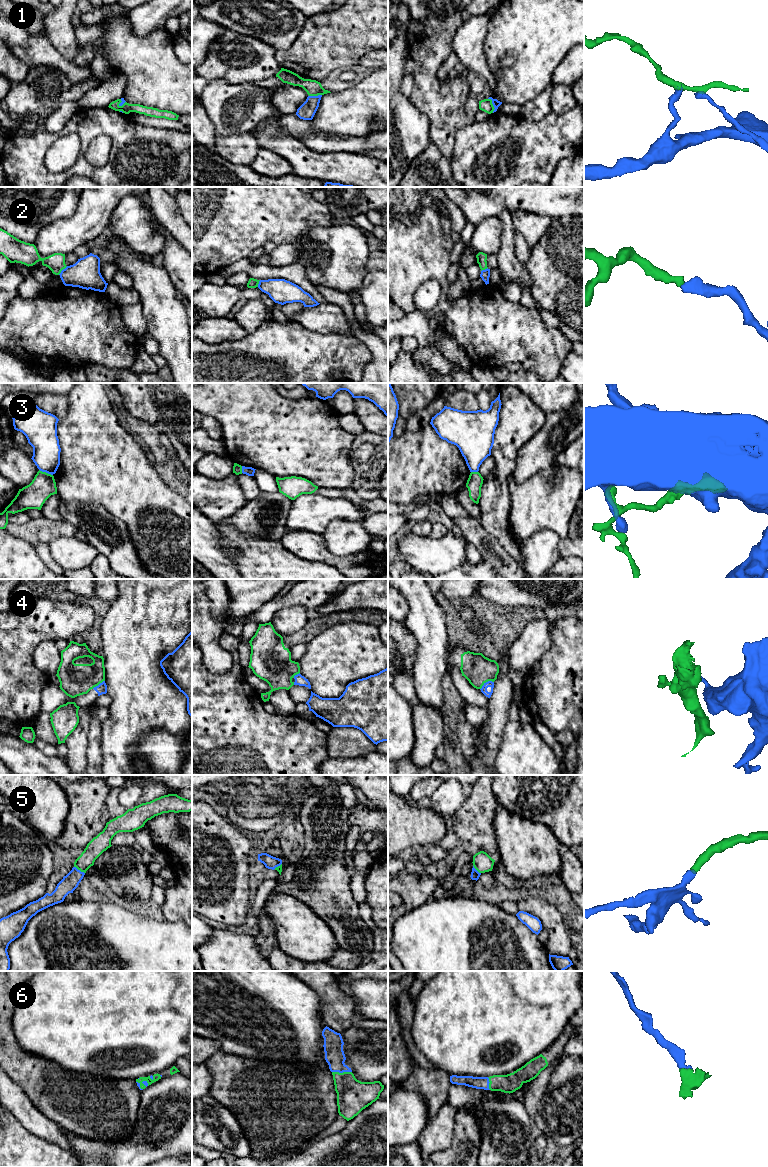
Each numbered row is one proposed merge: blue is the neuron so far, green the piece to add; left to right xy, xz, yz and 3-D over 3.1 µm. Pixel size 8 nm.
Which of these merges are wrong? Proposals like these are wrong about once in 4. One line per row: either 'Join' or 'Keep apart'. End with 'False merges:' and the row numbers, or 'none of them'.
1: Join
2: Join
3: Keep apart
4: Keep apart
5: Join
6: Join
False merges: 3, 4

